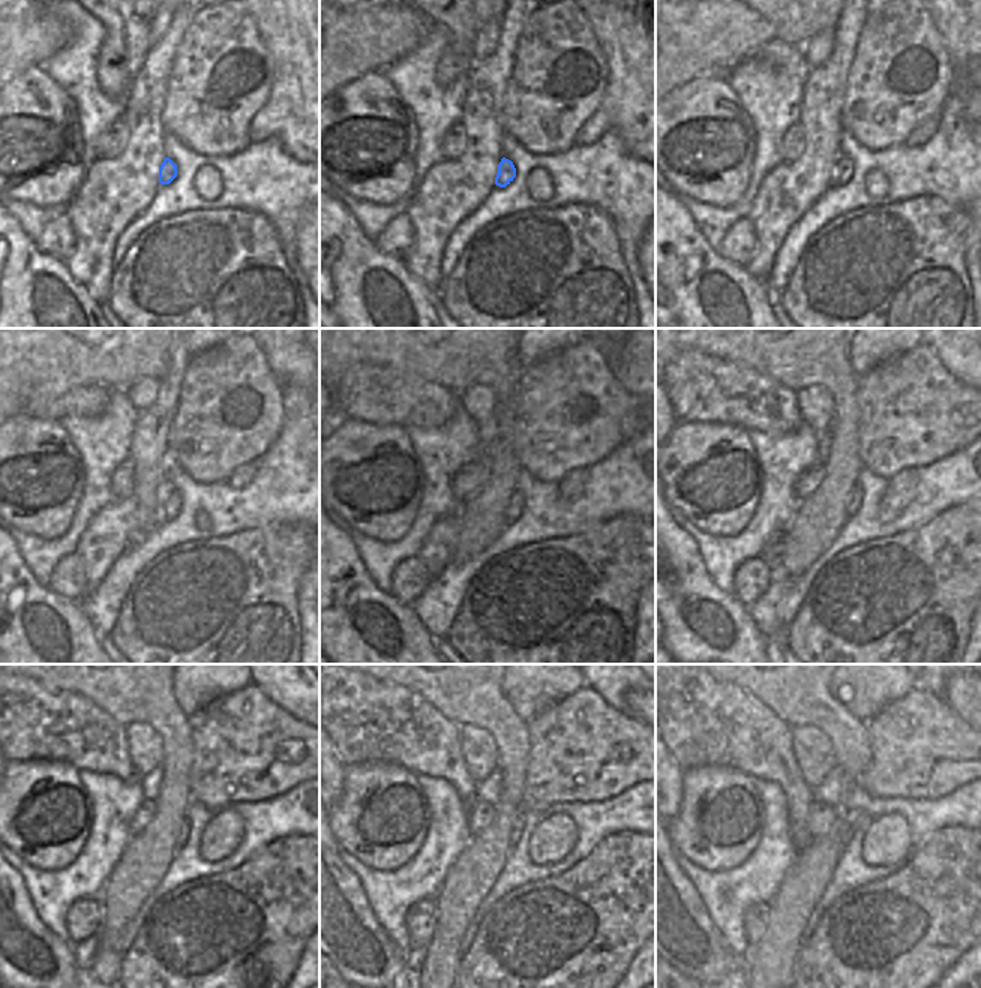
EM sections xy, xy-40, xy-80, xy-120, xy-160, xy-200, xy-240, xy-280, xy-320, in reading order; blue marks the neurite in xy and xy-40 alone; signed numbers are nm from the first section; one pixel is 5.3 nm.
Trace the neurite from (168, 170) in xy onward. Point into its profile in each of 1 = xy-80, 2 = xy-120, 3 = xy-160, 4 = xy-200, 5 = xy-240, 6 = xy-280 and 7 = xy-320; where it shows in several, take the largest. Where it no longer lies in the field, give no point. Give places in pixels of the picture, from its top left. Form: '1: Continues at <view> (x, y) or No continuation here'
1: Continues at xy-80 (843, 170)
2: Continues at xy-120 (171, 507)
3: Continues at xy-160 (515, 505)
4: Continues at xy-200 (854, 504)
5: Continues at xy-240 (183, 832)
6: Continues at xy-280 (516, 832)
7: Continues at xy-320 (851, 817)

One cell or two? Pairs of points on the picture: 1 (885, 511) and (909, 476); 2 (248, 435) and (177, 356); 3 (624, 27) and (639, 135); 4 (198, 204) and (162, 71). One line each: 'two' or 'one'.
1: one
2: two
3: one
4: two

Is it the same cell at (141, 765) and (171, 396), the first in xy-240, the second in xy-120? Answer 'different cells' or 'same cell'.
different cells

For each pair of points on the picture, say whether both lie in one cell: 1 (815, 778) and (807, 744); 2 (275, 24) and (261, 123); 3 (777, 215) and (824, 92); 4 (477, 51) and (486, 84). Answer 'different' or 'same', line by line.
1: same
2: same
3: same
4: different

